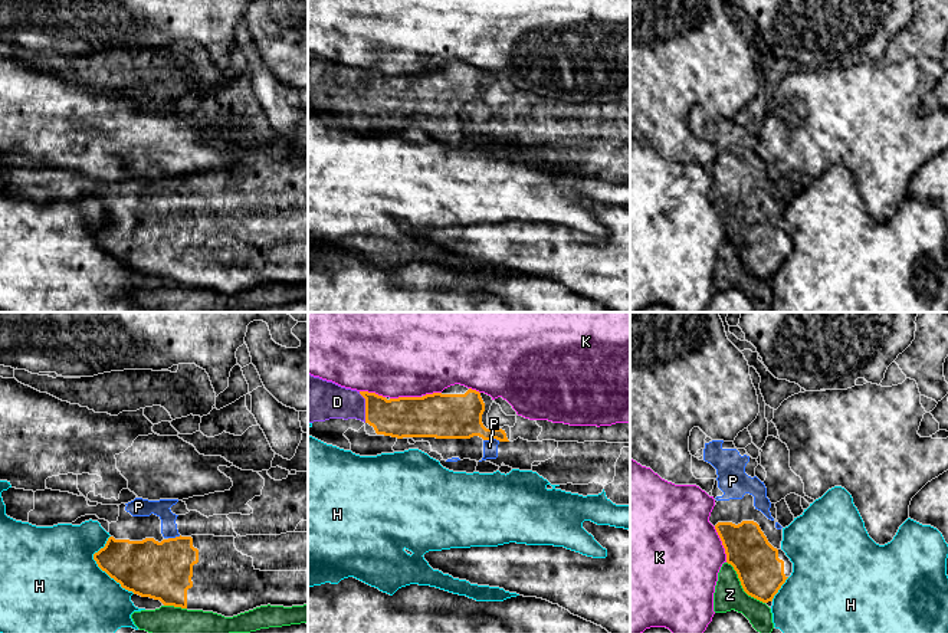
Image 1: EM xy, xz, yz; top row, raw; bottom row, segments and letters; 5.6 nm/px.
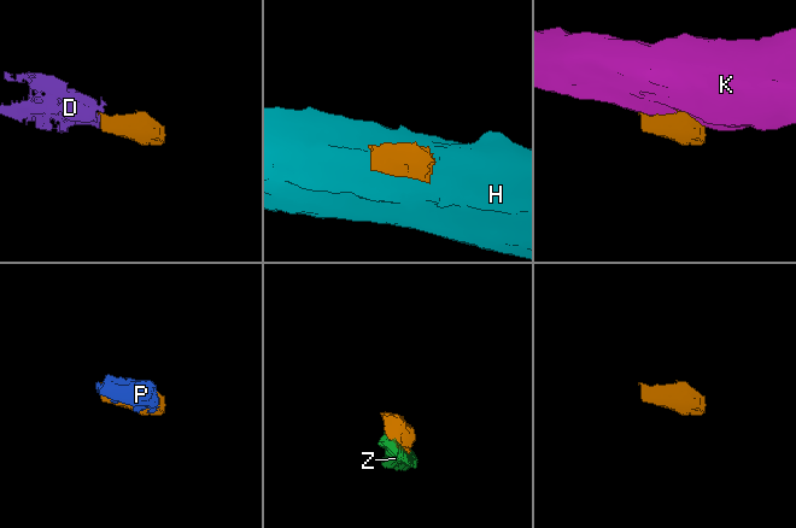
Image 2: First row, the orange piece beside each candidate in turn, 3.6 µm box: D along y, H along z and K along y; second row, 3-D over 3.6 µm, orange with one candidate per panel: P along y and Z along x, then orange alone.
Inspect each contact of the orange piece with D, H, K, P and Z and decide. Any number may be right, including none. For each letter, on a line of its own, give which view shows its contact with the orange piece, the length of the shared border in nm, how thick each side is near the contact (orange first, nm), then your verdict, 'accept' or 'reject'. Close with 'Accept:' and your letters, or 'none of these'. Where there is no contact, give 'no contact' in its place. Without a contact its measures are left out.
D: xz | 180 nm | 220/220 nm | accept
H: xy | 360 nm | 300/500 nm | reject
K: yz | 220 nm | 260/480 nm | reject
P: xz | 100 nm | 260/80 nm | accept
Z: yz | 320 nm | 260/160 nm | reject
Accept: D, P

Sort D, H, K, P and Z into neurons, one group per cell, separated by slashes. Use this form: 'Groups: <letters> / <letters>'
Groups: D P / H / K / Z

